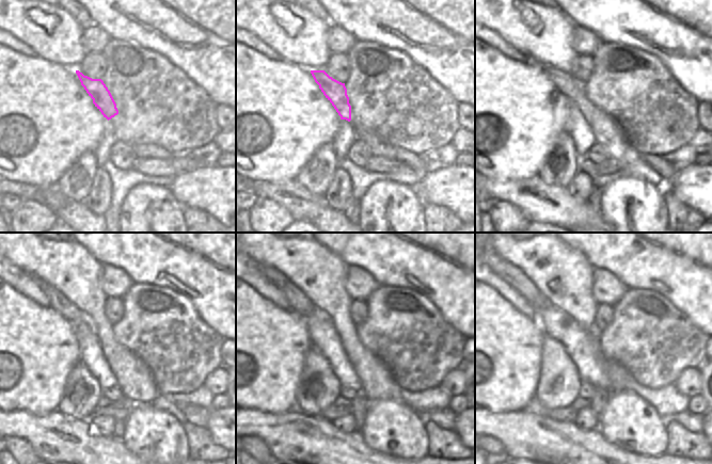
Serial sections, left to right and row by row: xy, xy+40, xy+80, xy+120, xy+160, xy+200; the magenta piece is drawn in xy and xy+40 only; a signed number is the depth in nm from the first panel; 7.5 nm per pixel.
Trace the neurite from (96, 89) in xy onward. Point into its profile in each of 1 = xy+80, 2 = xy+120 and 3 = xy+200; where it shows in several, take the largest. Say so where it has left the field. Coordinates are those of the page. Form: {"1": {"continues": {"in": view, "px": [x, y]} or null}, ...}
{"1": {"continues": {"in": "xy+80", "px": [566, 82]}}, "2": {"continues": {"in": "xy+120", "px": [59, 302]}}, "3": {"continues": {"in": "xy+200", "px": [516, 277]}}}

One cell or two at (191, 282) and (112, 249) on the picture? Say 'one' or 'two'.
one

